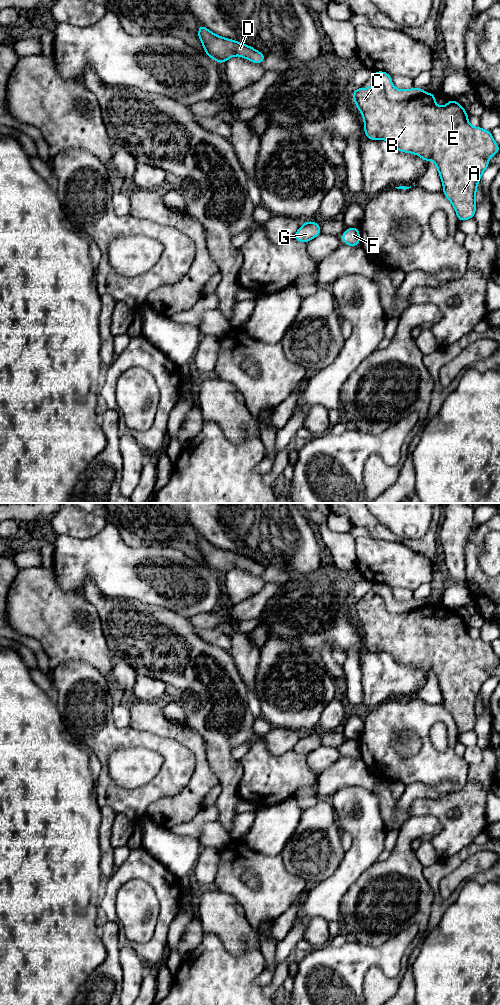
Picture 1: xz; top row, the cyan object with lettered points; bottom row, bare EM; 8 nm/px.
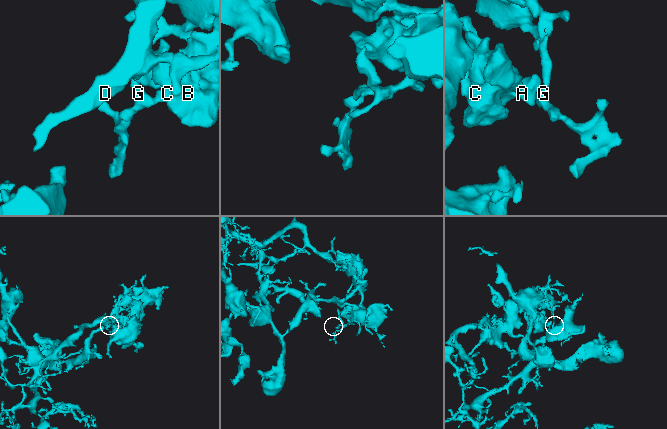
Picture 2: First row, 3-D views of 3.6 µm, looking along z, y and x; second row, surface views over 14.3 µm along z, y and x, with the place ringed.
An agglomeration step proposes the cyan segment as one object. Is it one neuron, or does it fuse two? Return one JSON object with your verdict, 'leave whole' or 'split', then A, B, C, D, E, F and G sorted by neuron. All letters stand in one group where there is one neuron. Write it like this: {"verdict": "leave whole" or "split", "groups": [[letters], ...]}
{"verdict": "leave whole", "groups": [["A", "B", "C", "D", "E", "F", "G"]]}

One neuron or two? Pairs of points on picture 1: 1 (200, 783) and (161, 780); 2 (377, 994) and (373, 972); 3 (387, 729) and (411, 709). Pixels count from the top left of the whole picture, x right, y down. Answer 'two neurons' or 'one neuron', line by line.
1: two neurons
2: one neuron
3: one neuron

